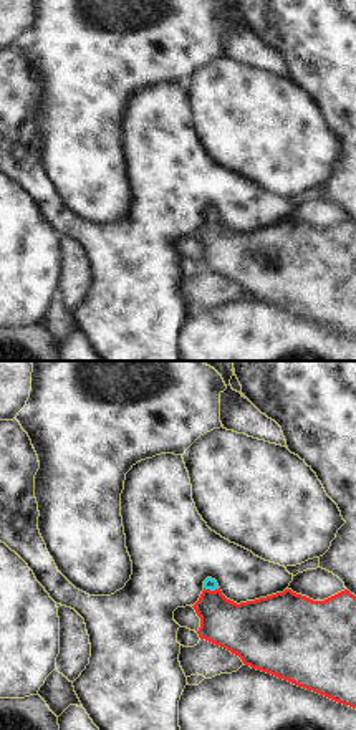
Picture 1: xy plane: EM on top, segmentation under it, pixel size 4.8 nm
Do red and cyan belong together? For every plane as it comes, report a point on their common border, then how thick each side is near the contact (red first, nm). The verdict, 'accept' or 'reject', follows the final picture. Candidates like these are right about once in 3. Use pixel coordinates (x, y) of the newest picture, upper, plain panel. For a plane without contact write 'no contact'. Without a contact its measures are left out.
meets red at (212, 220); 260 nm thick on the red side, 60 nm on the other

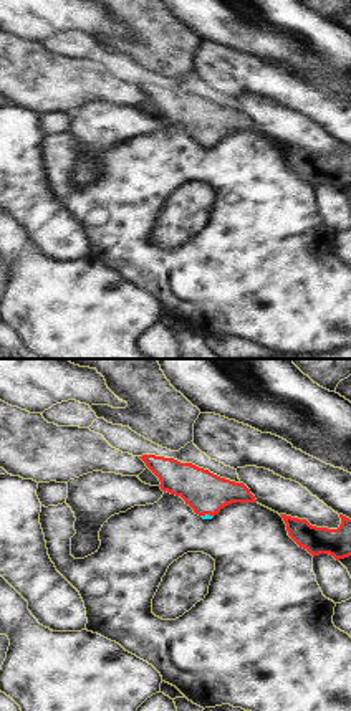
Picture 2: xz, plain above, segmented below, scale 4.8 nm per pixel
meets red at (207, 143); 200 nm thick on the red side, 30 nm on the other

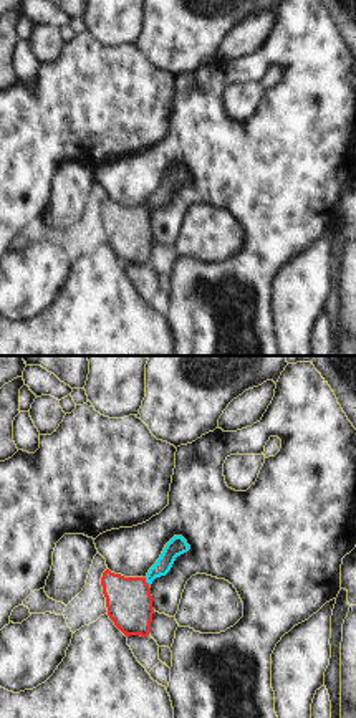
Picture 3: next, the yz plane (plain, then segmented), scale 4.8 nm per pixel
meets red at (146, 212); 220 nm thick on the red side, 90 nm on the other

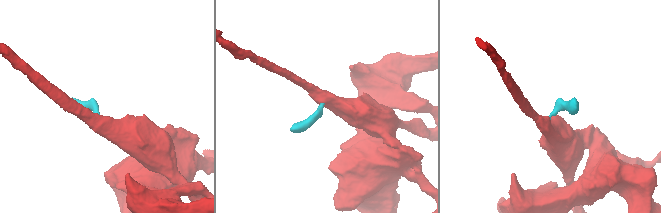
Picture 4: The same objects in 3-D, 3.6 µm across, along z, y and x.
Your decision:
accept

